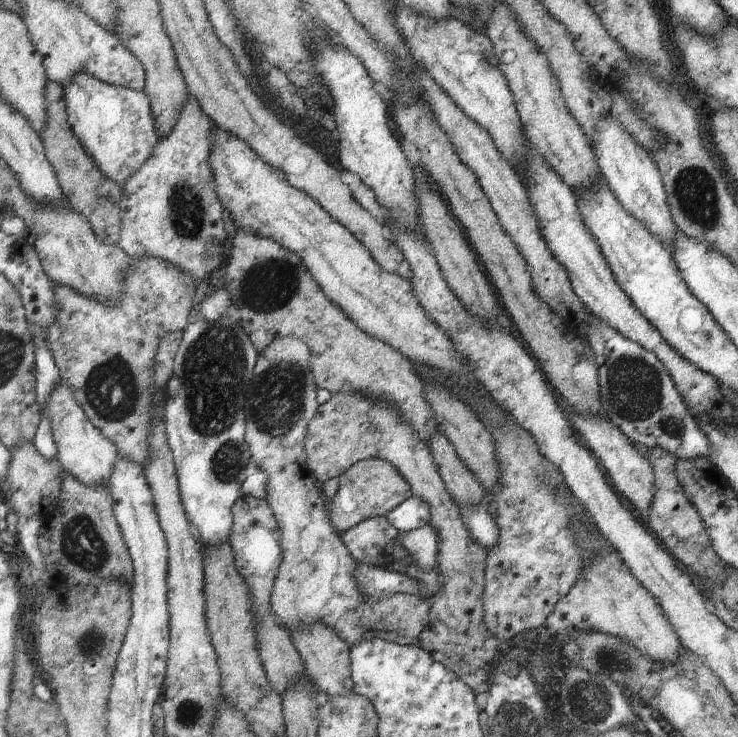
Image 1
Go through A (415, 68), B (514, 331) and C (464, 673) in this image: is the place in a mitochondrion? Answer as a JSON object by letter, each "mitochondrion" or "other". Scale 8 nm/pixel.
{"A":"other","B":"other","C":"other"}

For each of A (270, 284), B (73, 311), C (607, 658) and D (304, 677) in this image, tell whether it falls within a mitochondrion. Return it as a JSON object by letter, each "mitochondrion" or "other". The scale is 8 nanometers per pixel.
{"A":"mitochondrion","B":"other","C":"mitochondrion","D":"other"}

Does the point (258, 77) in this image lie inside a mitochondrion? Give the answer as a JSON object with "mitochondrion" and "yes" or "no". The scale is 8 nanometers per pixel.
{"mitochondrion":"no"}

